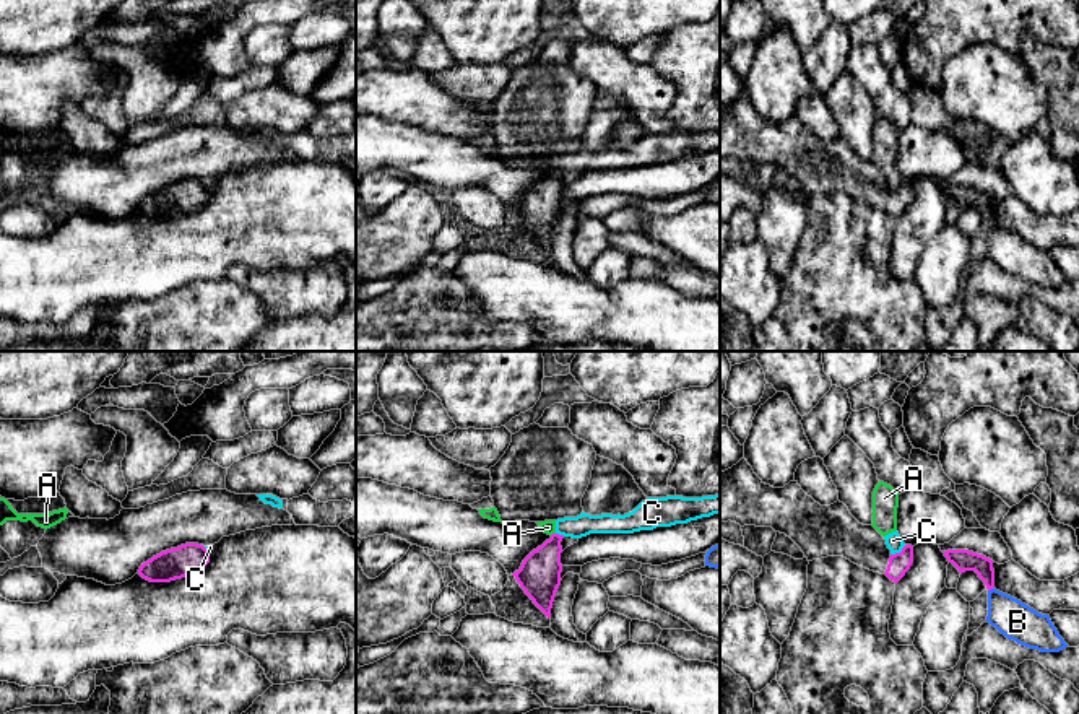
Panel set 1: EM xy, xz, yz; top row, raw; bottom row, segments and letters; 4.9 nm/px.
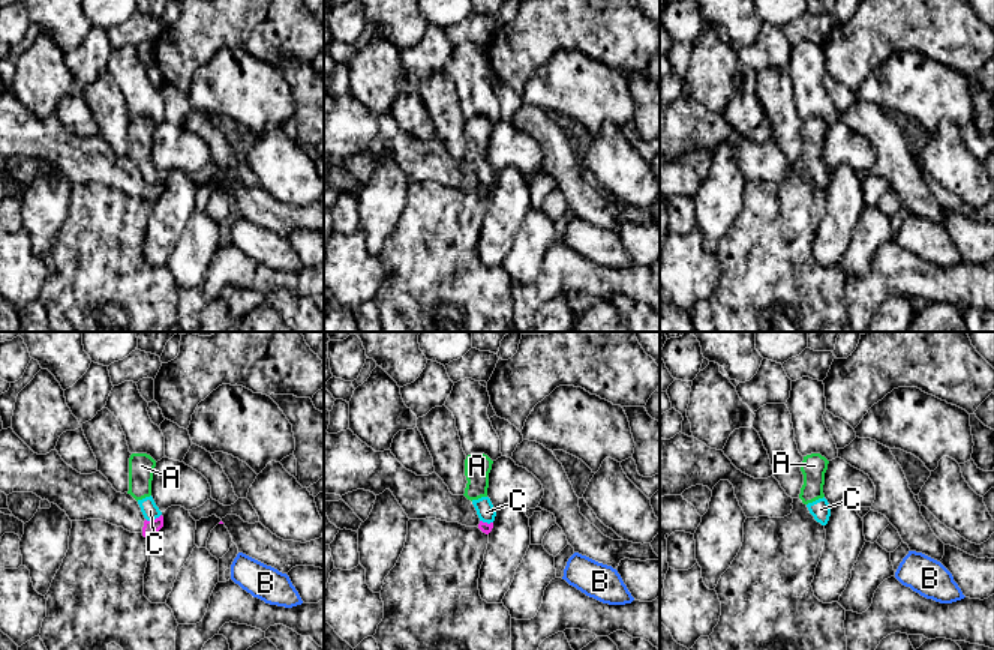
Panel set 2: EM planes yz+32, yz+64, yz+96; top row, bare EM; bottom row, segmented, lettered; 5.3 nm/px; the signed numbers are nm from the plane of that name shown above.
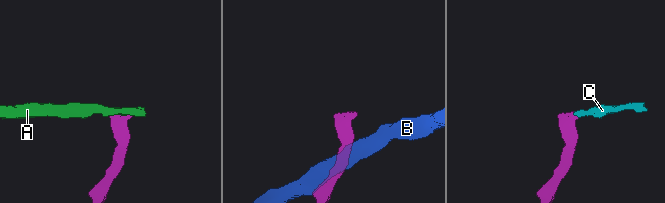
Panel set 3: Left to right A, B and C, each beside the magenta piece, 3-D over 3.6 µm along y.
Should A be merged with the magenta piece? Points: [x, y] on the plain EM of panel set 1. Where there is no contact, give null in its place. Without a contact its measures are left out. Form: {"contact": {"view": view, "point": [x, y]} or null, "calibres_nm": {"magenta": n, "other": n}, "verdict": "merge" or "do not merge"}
{"contact": {"view": "xz", "point": [553, 169]}, "calibres_nm": {"magenta": 200, "other": 70}, "verdict": "do not merge"}

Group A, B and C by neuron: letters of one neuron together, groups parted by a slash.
A C / B

